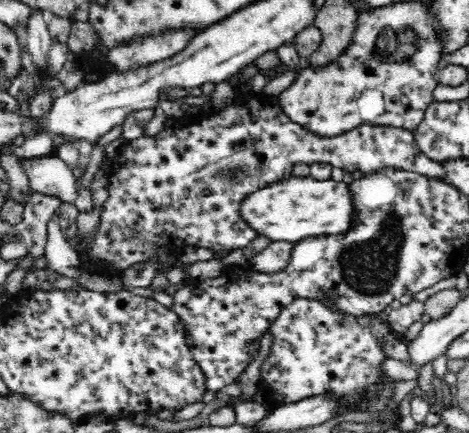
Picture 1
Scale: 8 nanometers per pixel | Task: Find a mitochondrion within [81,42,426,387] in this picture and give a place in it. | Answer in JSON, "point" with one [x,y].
{"point":[369,268]}

